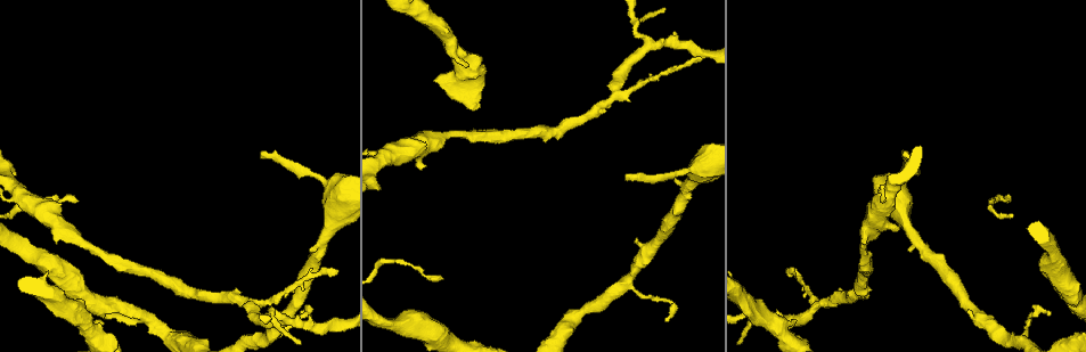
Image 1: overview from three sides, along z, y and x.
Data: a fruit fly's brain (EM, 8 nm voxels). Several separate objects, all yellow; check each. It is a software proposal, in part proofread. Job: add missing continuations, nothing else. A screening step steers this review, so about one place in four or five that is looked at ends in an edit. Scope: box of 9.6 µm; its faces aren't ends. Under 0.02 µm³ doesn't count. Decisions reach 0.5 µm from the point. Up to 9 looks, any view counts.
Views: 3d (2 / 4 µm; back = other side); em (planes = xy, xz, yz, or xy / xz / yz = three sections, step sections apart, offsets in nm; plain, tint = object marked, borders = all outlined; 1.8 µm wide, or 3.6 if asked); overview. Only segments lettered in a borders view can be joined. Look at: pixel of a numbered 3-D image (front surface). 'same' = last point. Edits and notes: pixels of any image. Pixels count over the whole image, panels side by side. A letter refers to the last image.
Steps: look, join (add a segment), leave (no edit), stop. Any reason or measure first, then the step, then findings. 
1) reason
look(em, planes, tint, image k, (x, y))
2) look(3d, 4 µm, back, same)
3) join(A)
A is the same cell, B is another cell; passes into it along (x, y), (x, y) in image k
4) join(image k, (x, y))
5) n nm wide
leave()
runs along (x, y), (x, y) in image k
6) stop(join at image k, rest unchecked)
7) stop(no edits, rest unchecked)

an open end
look(em, planes, plain, image 1, (265, 303))

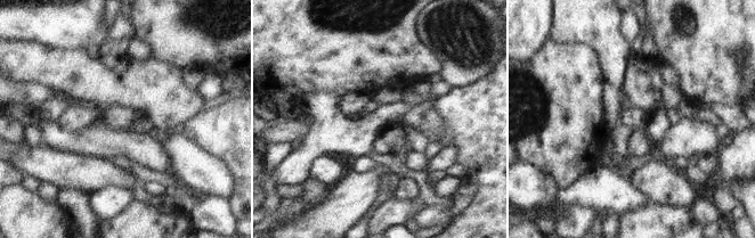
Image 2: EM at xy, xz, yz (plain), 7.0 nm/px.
look(em, planes, borders, same)

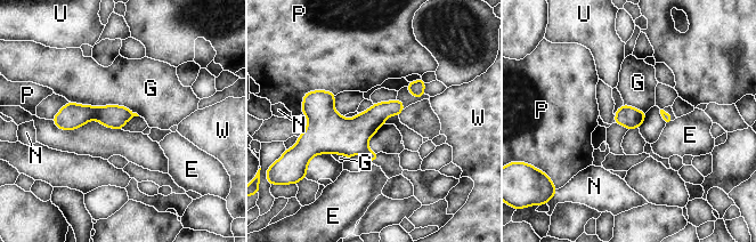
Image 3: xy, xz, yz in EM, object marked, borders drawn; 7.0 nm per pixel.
leave()
E, G, N, P, U and W are other cells; border along (70, 101), (123, 105), (139, 115) in image 3; none of them fits

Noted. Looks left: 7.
branch stops here
look(em, yz, step 16, borders, image 1, (700, 59))

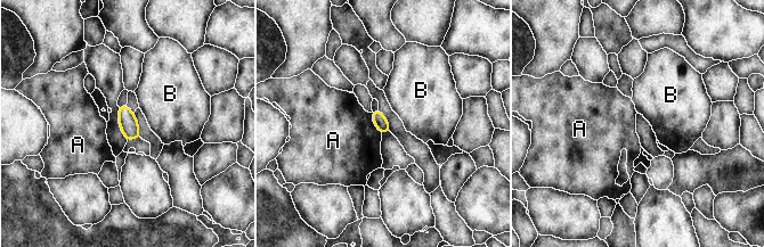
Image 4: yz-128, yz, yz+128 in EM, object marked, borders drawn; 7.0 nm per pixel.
look(em, planes, borders, same)

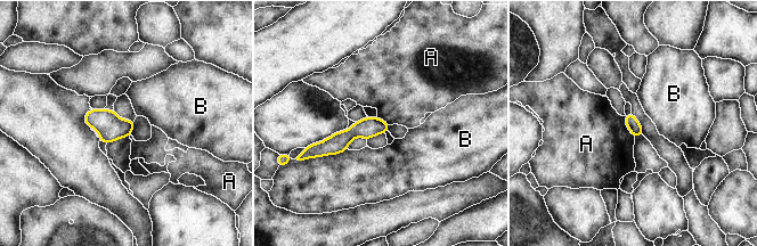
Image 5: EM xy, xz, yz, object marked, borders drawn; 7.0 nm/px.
B touches over 280 nm
leave()
A and B are other cells; none of them fits

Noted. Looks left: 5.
branch stops here
look(3d, 4 µm, back, image 1, (624, 180))

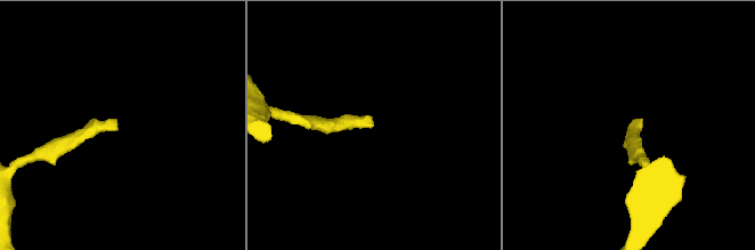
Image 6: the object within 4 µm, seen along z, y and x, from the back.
look(em, yz, step 4, tint, image 6, (630, 127))

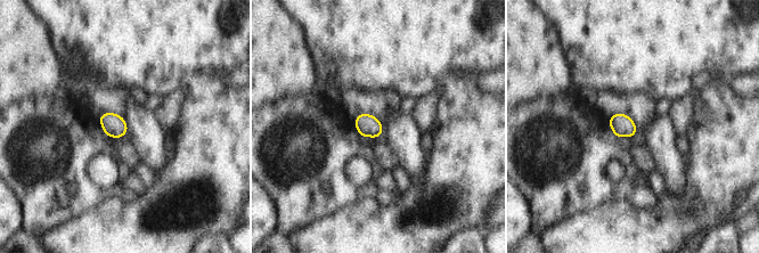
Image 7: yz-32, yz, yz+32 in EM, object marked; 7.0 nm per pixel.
another direction
look(em, planes, borders, same)

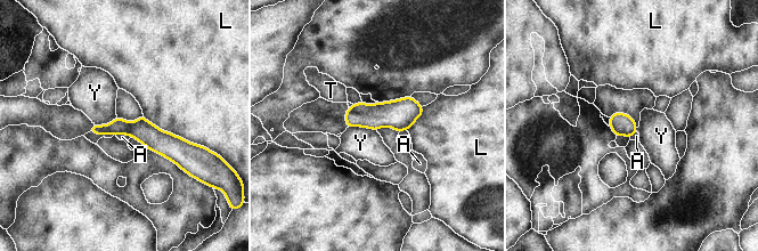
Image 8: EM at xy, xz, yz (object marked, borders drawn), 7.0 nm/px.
leave()
A, L, T and Y are other cells; runs along (94, 129), (141, 129), (186, 150) in image 8; none of them fits

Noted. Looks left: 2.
stop(no edits, rest unchecked)

